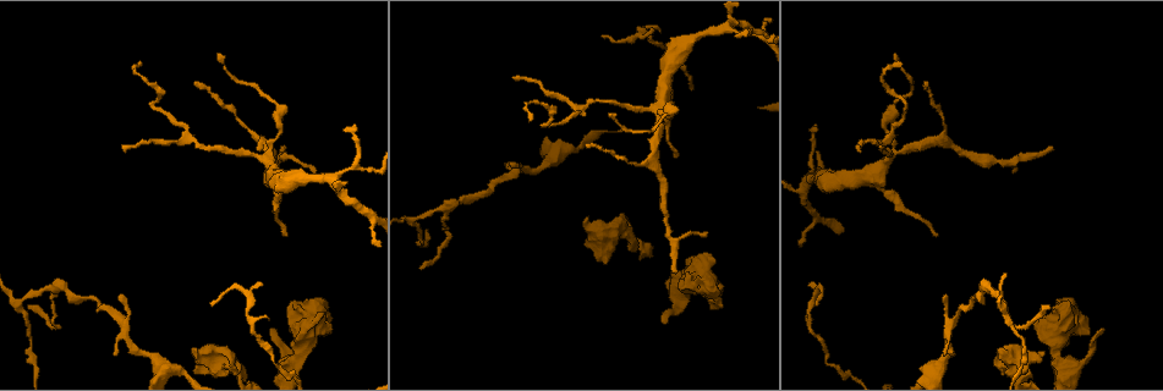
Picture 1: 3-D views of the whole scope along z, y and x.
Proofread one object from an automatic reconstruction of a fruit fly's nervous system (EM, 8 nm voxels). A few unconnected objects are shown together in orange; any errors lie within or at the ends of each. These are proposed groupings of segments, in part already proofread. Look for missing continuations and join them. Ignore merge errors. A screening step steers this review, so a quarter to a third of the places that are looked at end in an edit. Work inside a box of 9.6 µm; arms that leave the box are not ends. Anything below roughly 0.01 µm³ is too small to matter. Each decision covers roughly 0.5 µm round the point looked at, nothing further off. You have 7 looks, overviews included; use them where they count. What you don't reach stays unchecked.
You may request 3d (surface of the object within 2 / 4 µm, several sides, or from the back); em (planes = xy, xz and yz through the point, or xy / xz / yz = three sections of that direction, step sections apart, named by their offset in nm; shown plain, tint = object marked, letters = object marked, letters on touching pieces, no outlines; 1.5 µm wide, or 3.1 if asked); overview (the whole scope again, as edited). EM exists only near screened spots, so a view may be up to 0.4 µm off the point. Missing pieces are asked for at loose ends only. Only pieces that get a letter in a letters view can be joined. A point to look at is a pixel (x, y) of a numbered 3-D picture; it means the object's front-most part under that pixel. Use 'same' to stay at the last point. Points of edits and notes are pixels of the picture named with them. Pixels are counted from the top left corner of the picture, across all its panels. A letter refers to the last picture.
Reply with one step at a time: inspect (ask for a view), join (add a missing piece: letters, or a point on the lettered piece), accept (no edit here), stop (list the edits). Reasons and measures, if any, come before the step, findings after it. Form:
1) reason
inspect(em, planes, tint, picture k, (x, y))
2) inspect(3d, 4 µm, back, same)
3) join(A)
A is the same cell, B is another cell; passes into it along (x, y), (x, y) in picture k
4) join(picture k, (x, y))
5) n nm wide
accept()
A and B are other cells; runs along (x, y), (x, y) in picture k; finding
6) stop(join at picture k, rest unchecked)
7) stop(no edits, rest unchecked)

branch stops here
inspect(3d, 2 µm, picture 1, (707, 231))

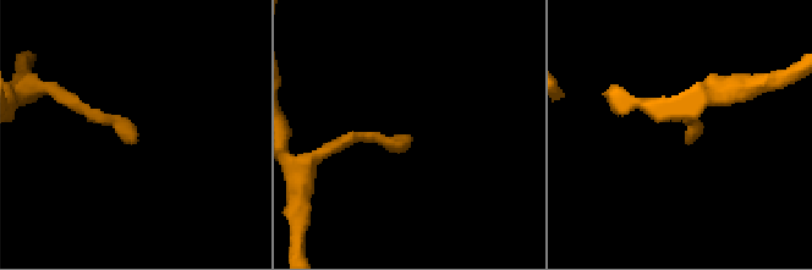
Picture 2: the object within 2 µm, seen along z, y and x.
inspect(em, yz, step 8, letters, picture 2, (134, 142))

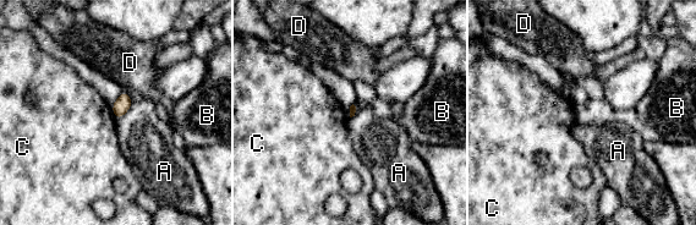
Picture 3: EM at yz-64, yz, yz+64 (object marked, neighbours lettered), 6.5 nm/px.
A touches over 160 nm
accept()
A, B, C and D are other cells; none of them fits

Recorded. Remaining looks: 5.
long arm stops here
inspect(3d, 2 µm, picture 1, (894, 53))

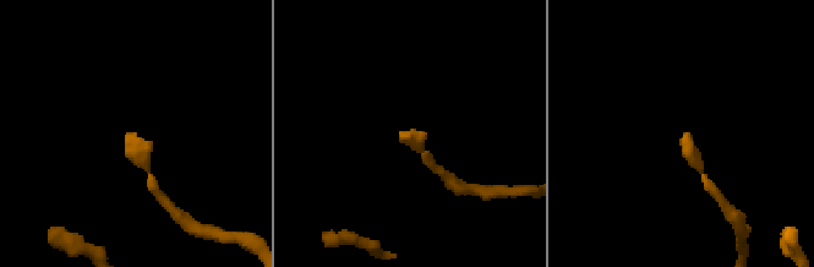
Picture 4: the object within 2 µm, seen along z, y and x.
inspect(em, planes, tint, picture 4, (126, 133))

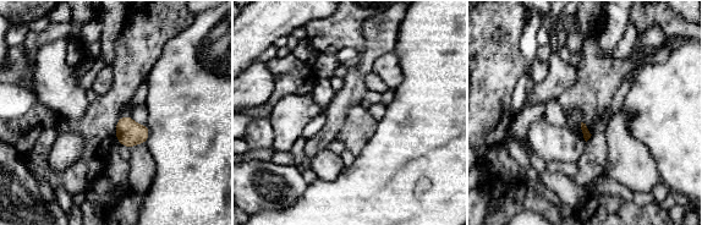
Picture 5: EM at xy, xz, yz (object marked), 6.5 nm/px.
see the neighbours
inspect(em, planes, letters, same)

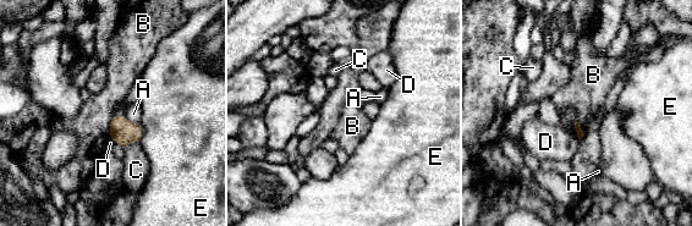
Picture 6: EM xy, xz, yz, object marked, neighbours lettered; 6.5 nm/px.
accept()
A, B, C, D and E are other cells; border along (114, 116), (110, 122), (109, 138) in picture 6; no lettered piece goes on from it

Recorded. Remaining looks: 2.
inspect(em, planes, letters, picture 1, (674, 155))

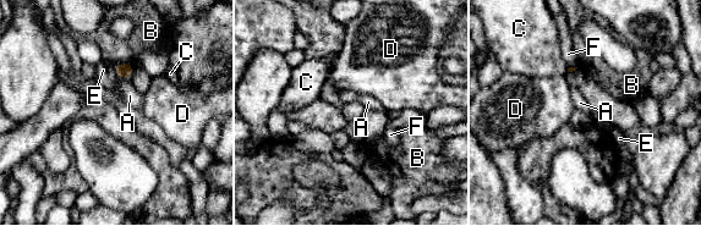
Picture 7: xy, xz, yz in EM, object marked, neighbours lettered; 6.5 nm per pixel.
B touches over 140 nm
accept()
A, B, C, D, E and F are other cells; none of them fits

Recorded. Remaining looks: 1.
stop(no edits, rest unchecked)

